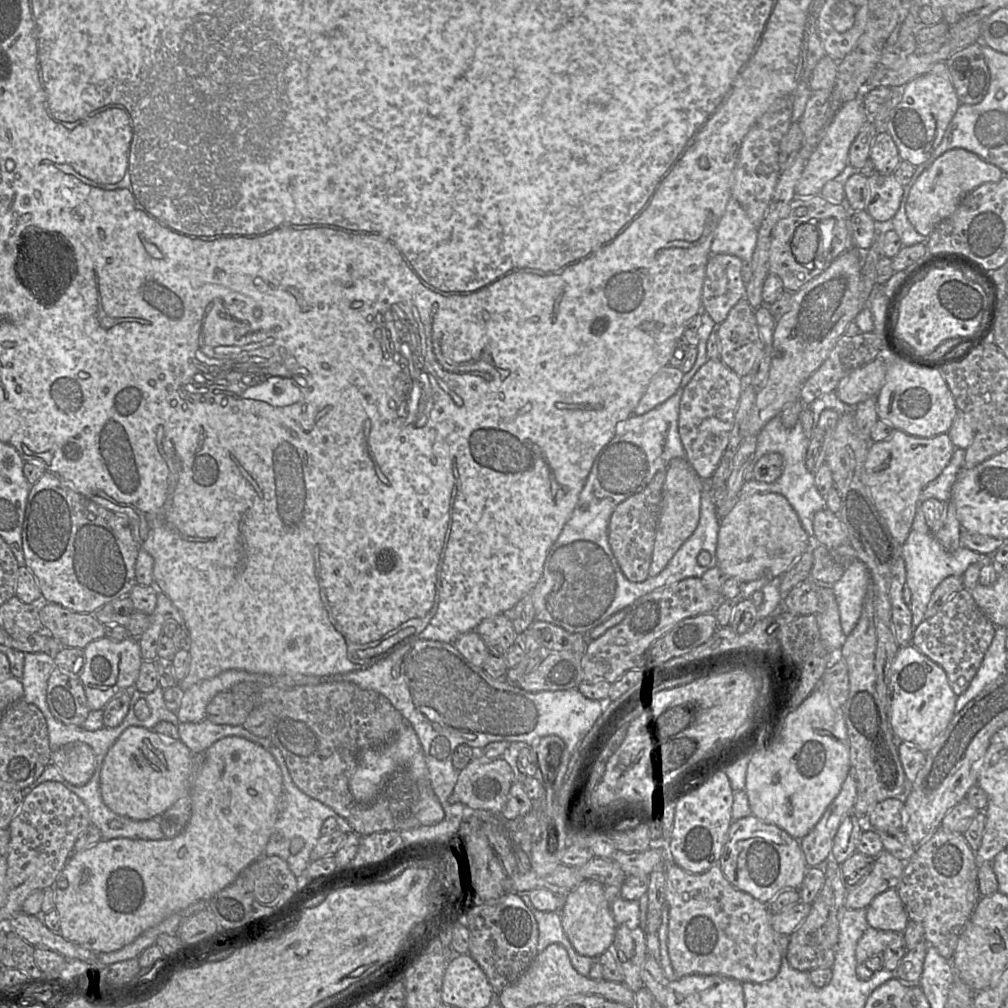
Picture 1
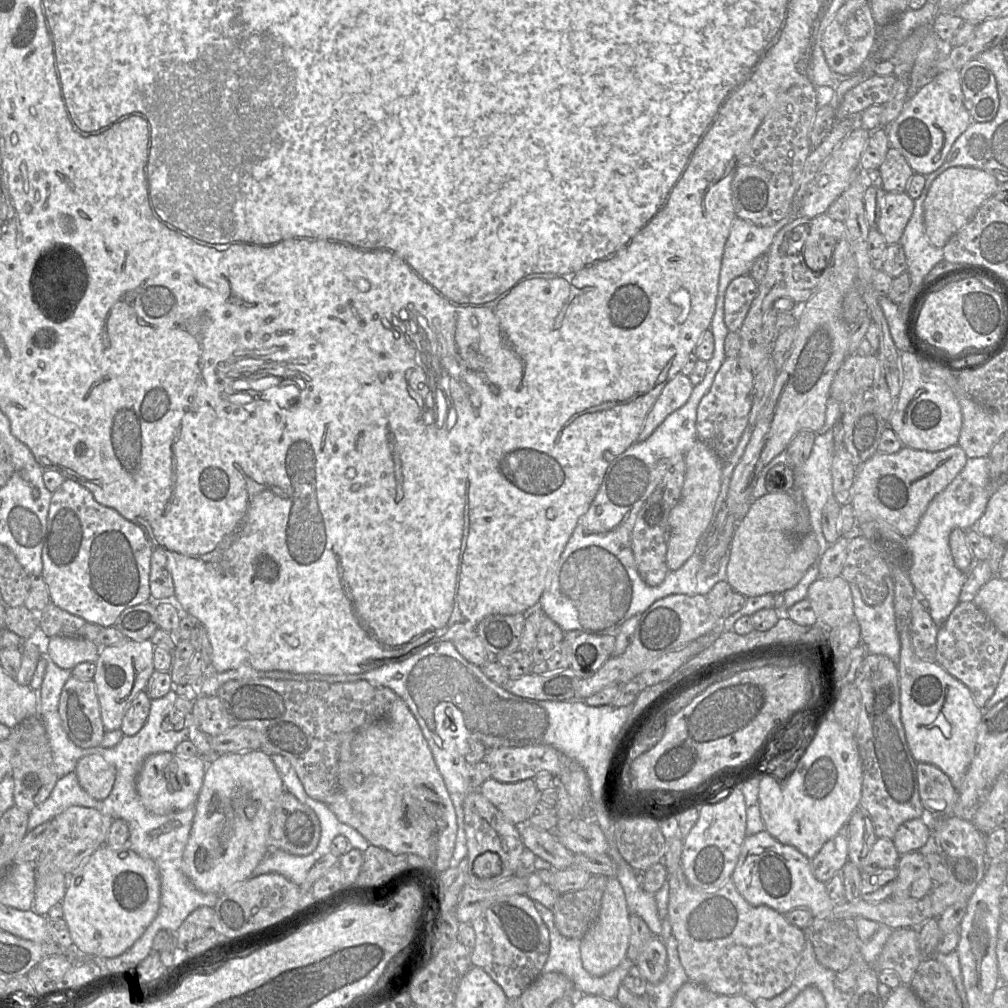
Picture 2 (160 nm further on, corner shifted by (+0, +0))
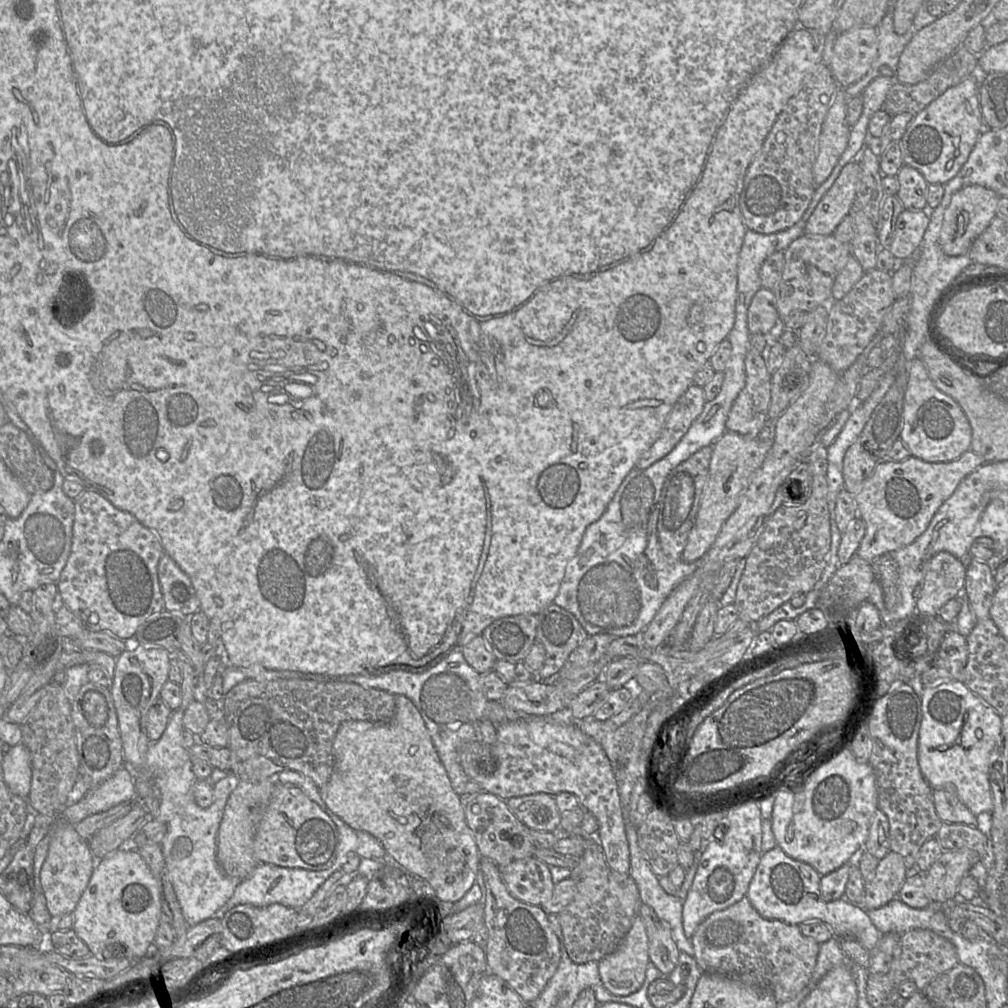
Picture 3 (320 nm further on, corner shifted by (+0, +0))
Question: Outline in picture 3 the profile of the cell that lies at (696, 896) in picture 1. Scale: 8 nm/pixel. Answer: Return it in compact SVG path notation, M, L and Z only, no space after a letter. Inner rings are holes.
M747 897L732 906L710 914L691 937L694 958L705 973L735 977L742 982L769 990L778 1003L791 1000L809 982L816 965L819 944L805 936L797 925L762 917Z

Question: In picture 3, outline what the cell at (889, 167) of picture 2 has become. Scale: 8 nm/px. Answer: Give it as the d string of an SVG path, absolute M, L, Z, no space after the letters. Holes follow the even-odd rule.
M904 164L896 178L899 181L899 190L896 197L904 208L911 211L929 209L927 204L928 182L915 168Z

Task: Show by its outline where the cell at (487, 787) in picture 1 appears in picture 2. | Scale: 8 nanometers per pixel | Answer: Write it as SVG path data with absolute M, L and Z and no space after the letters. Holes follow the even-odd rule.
M533 778L513 783L487 779L478 791L489 800L513 824L529 823L531 808L540 801L541 791Z

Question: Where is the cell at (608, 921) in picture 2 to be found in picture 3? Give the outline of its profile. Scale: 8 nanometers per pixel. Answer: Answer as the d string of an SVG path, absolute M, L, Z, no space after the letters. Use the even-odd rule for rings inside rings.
M635 918L618 948L598 962L604 987L617 996L628 996L645 982L649 958L649 938L641 918Z

